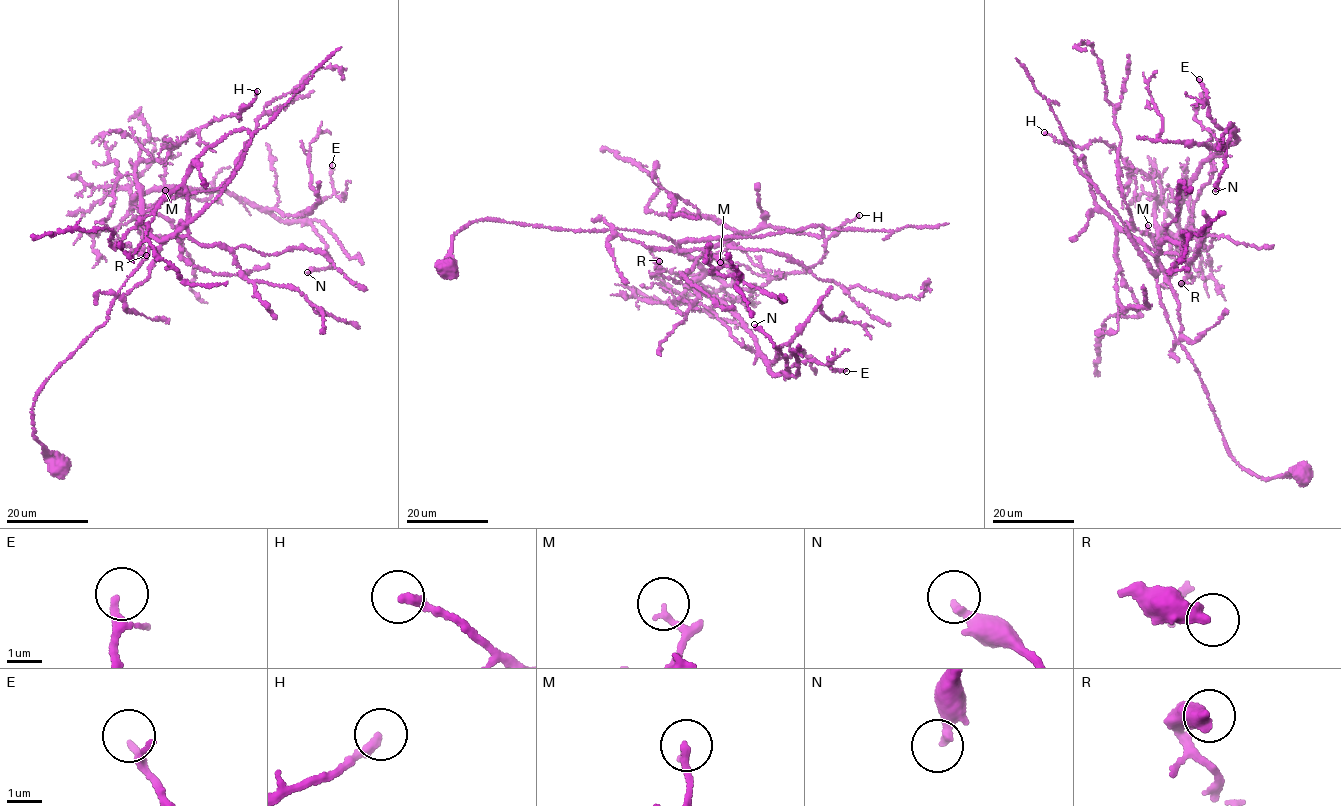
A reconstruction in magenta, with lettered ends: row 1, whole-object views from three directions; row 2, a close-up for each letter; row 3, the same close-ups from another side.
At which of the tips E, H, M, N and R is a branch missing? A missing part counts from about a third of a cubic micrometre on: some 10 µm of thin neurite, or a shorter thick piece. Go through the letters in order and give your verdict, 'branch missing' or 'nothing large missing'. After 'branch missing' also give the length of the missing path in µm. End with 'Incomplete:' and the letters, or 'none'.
E: nothing large missing
H: nothing large missing
M: nothing large missing
N: nothing large missing
R: nothing large missing
Incomplete: none

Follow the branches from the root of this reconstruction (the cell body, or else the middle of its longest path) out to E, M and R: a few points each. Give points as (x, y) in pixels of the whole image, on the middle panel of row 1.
E: (448, 270), (453, 234), (486, 219), (656, 233), (703, 268), (692, 288), (741, 321), (767, 370), (846, 371)
M: (448, 270), (453, 234), (486, 219), (576, 231), (637, 230), (672, 240), (692, 258), (720, 262)
R: (448, 270), (453, 234), (486, 219), (656, 233), (679, 245), (703, 274), (684, 285), (658, 273), (659, 261)

